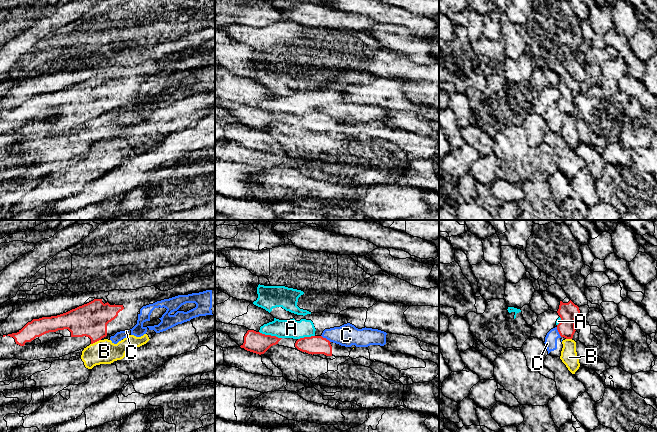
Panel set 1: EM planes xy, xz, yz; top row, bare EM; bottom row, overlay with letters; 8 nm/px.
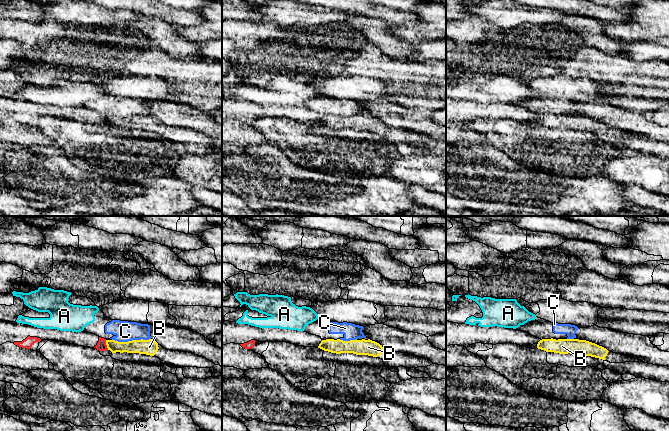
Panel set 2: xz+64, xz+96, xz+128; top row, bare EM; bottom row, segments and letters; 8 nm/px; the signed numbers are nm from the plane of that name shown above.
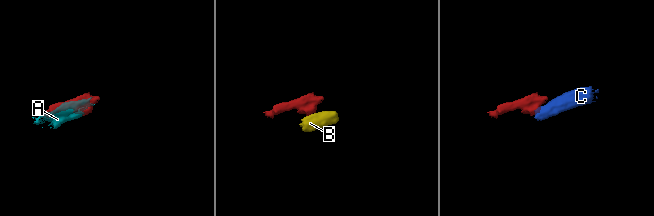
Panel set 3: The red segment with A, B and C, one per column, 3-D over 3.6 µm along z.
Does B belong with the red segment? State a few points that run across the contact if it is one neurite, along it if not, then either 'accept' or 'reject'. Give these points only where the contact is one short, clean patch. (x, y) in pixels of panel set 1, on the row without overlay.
xy (91, 95), (95, 103), (95, 117), (104, 127) | accept

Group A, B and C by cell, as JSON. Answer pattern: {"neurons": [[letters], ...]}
{"neurons": [["A"], ["B"], ["C"]]}

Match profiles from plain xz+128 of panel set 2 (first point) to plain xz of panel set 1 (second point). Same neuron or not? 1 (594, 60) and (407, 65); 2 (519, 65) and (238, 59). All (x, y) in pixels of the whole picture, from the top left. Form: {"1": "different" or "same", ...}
{"1": "same", "2": "different"}

